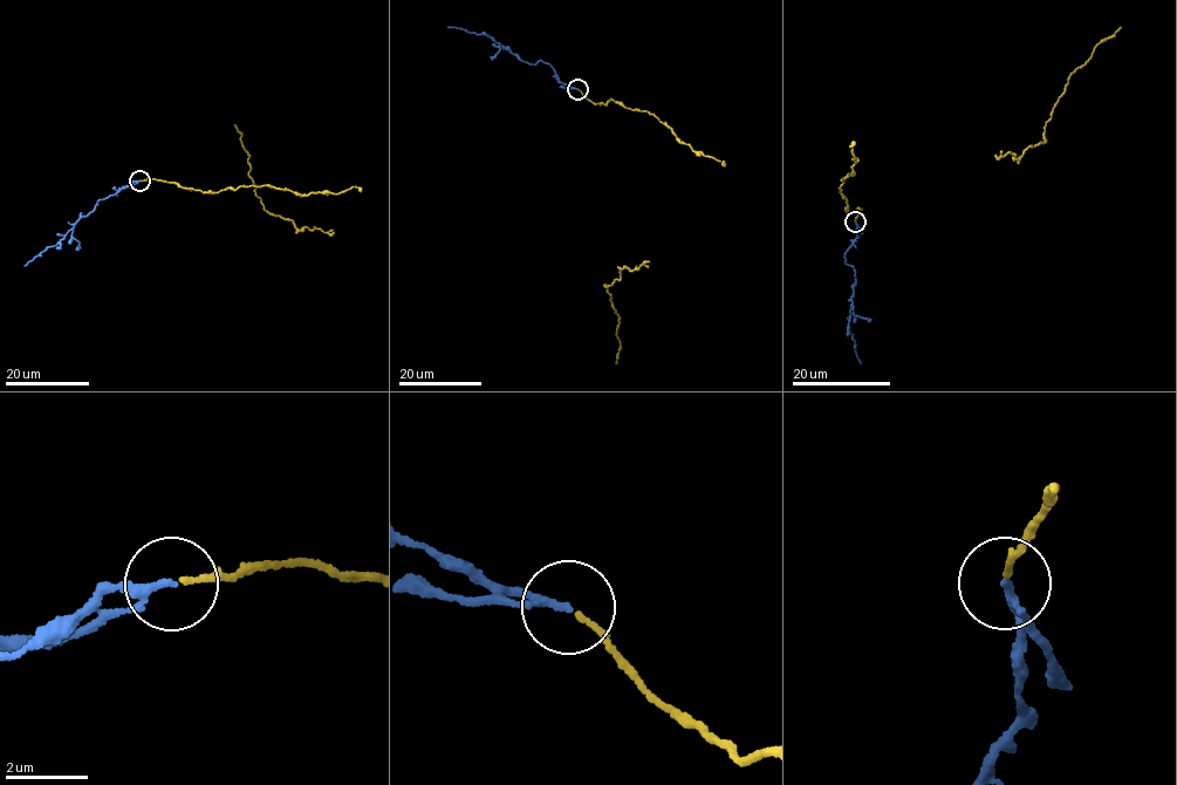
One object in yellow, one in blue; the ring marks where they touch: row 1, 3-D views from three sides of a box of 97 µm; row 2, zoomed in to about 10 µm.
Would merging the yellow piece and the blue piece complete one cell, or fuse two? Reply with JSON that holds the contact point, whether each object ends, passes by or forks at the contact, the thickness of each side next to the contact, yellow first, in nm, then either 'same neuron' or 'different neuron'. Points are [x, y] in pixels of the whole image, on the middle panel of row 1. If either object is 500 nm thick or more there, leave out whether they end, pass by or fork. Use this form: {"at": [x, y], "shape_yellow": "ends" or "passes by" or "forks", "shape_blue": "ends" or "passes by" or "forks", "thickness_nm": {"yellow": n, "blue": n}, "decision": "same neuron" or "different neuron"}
{"at": [577, 89], "shape_yellow": "ends", "shape_blue": "passes by", "thickness_nm": {"yellow": 130, "blue": 150}, "decision": "same neuron"}

